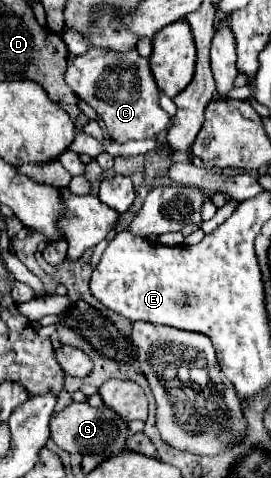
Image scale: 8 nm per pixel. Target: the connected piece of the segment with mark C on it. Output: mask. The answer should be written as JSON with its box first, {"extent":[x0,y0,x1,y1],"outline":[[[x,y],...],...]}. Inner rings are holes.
{"extent":[64,50,170,142],"outline":[[[88,50],[86,54],[78,54],[68,64],[64,80],[86,104],[90,104],[98,112],[100,120],[104,120],[112,140],[116,140],[116,142],[148,140],[148,138],[158,136],[160,132],[164,132],[170,126],[170,116],[158,104],[160,90],[154,82],[154,76],[150,74],[148,60],[142,58],[136,50],[124,52],[124,54],[104,54],[104,50]]]}

